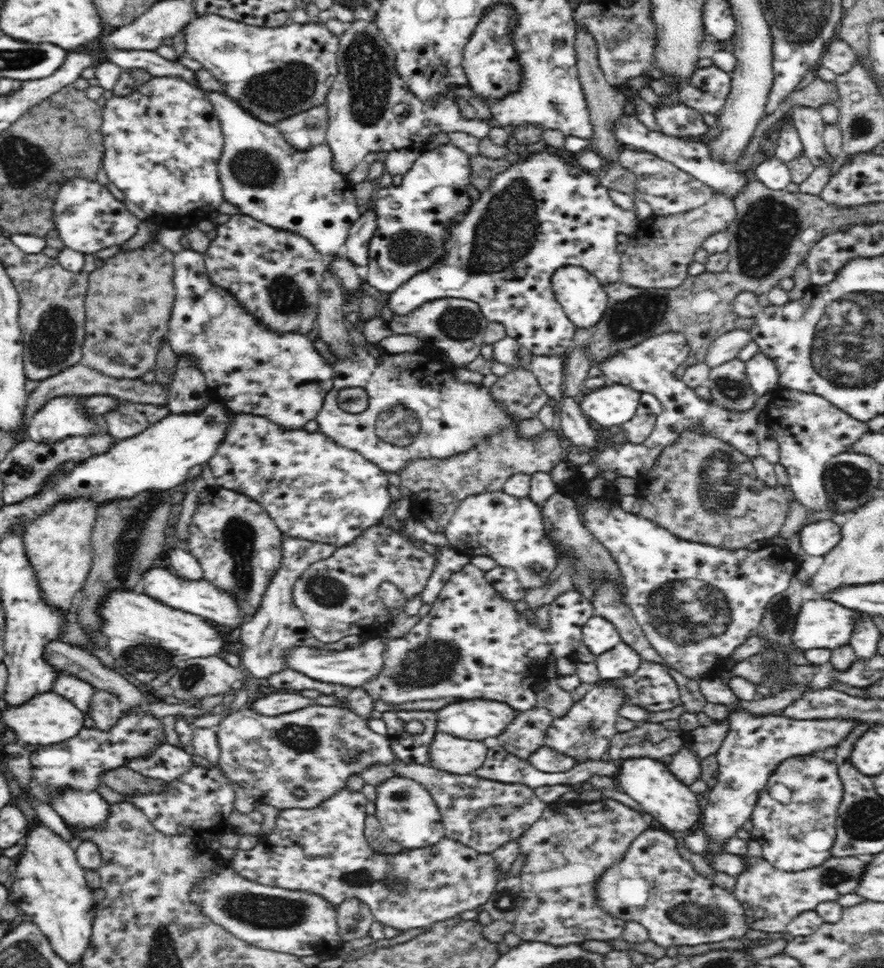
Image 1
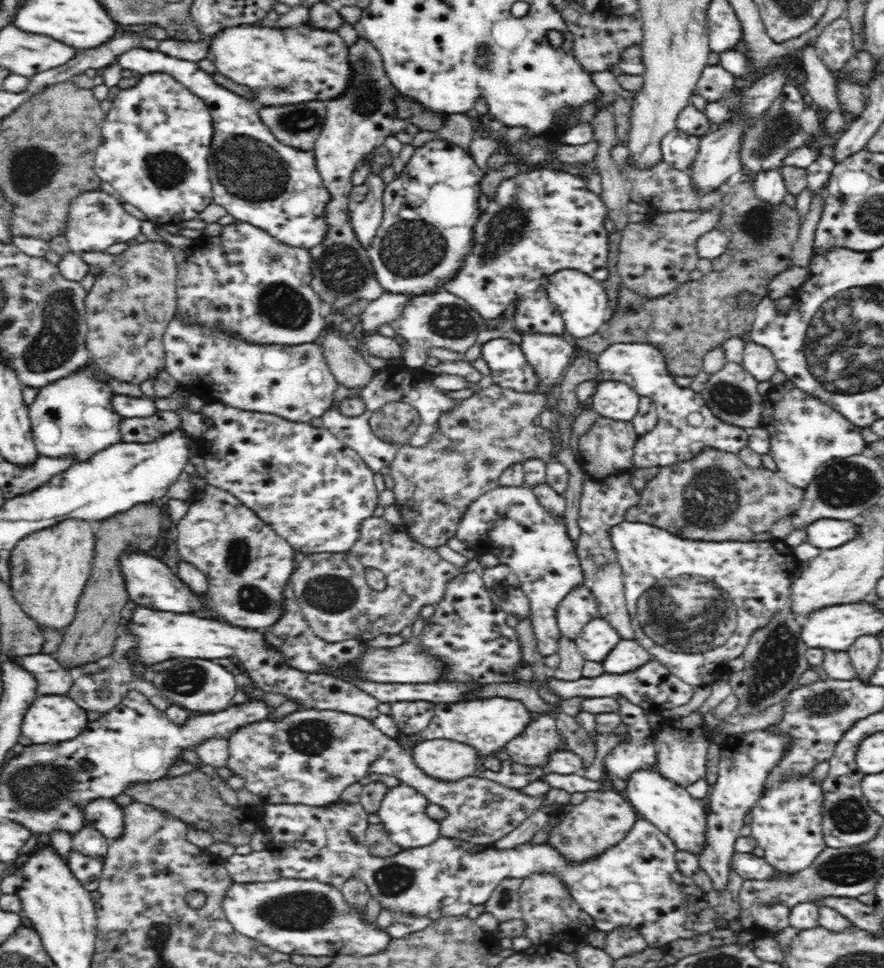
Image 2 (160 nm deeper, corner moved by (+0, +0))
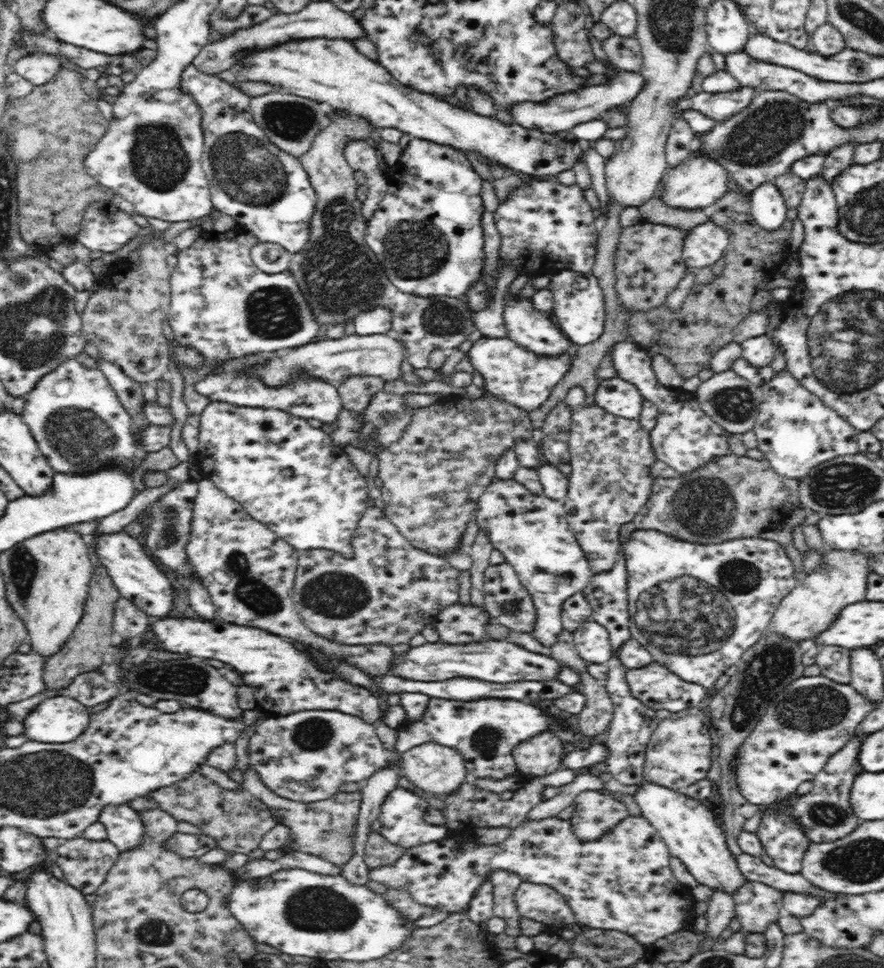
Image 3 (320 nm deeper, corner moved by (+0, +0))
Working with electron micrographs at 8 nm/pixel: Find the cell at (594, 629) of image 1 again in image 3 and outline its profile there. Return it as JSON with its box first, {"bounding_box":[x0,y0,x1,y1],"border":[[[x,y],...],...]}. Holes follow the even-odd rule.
{"bounding_box":[574,621,611,664],"border":[[[596,621],[582,623],[574,632],[574,644],[580,658],[592,664],[604,664],[611,658],[609,632]]]}

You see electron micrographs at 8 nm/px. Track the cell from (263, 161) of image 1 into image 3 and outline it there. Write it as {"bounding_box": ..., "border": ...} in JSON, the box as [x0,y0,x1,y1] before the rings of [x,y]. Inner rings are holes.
{"bounding_box":[180,64,316,253],"border":[[[193,64],[186,66],[184,72],[182,72],[180,87],[182,92],[193,98],[193,101],[197,103],[199,109],[202,111],[202,130],[204,139],[204,148],[201,156],[201,164],[204,169],[205,175],[207,176],[208,182],[210,183],[210,194],[211,201],[213,202],[213,208],[218,210],[221,214],[228,214],[234,218],[238,224],[244,226],[244,231],[252,233],[259,242],[275,242],[280,244],[289,252],[295,253],[300,252],[304,245],[308,242],[310,236],[310,219],[314,216],[316,208],[316,193],[314,187],[310,184],[308,173],[304,170],[301,160],[284,152],[281,148],[278,148],[275,144],[272,144],[264,131],[254,122],[252,113],[249,109],[250,97],[243,94],[234,85],[231,86],[228,82],[220,79],[219,77],[210,76],[200,72]]]}

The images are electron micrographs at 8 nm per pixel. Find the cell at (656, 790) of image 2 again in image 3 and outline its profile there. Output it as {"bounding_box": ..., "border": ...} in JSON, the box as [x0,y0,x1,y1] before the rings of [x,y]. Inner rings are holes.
{"bounding_box":[634,782,747,895],"border":[[[648,782],[640,784],[634,799],[640,807],[641,815],[648,819],[668,845],[671,856],[675,856],[684,863],[690,874],[697,880],[697,884],[703,884],[713,891],[723,890],[726,894],[733,895],[747,881],[742,871],[738,869],[734,855],[728,850],[720,821],[703,802],[697,802],[671,788]]]}

